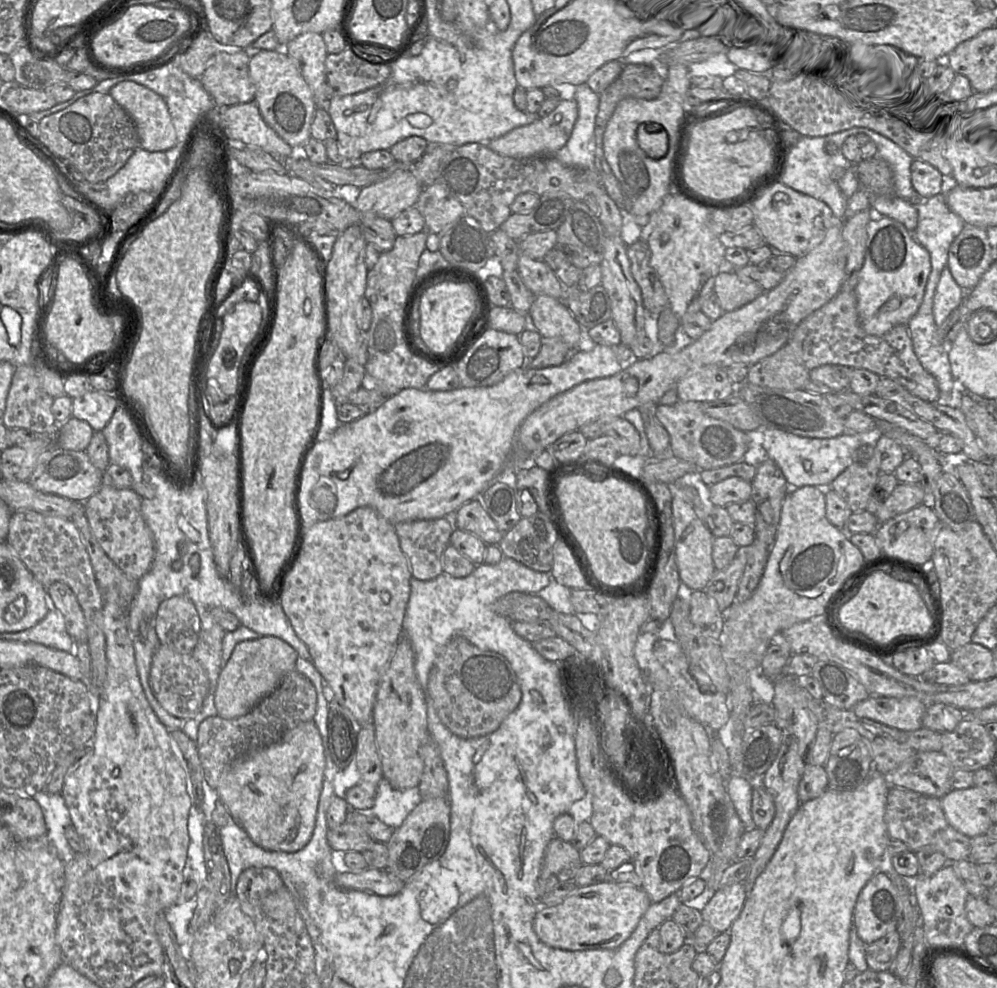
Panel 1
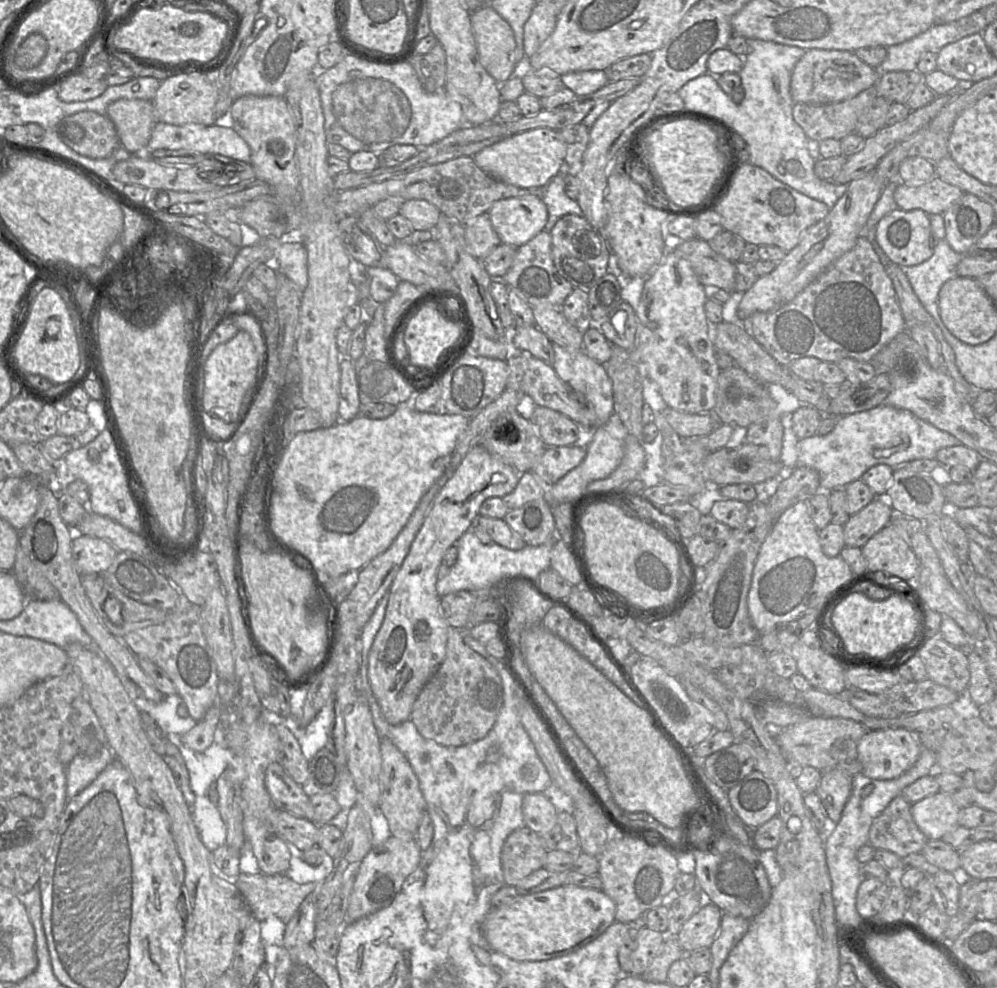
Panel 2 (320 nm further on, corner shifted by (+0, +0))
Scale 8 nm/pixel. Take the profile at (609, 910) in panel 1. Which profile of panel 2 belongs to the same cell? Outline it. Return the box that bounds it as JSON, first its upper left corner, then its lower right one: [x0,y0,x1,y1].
[482,885,616,961]

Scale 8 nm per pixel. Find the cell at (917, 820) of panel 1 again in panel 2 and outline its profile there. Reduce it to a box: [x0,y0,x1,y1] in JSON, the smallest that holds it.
[869,795,928,858]

